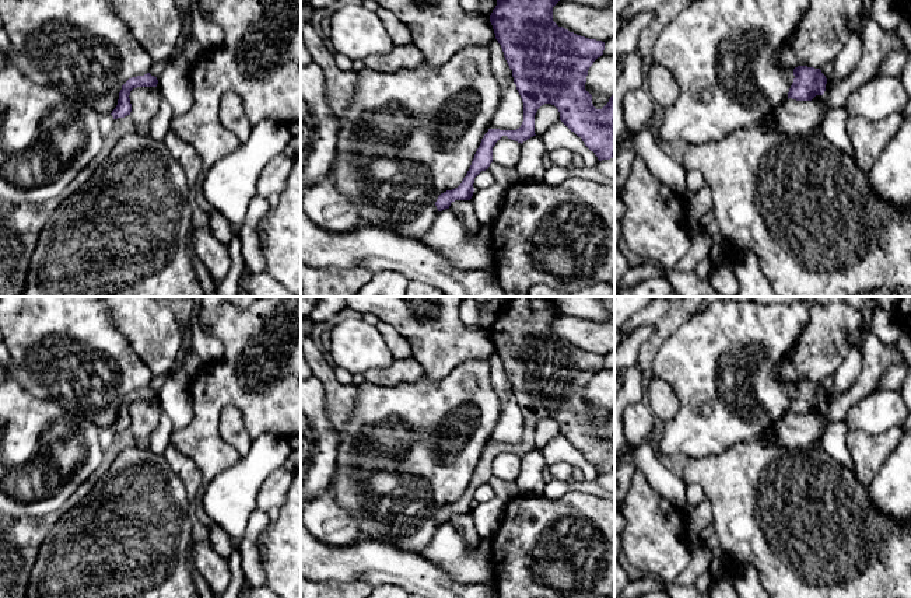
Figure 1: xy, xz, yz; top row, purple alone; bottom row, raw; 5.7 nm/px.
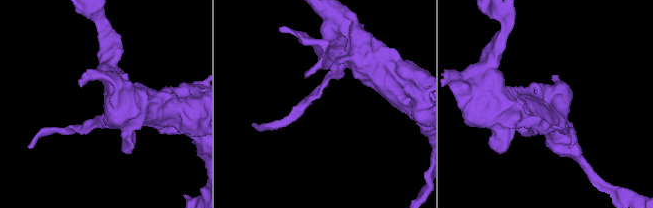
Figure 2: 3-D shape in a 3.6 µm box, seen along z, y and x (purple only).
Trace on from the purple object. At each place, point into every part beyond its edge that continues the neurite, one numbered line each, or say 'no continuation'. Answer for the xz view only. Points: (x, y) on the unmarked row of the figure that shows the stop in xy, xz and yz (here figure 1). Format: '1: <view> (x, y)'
no continuation

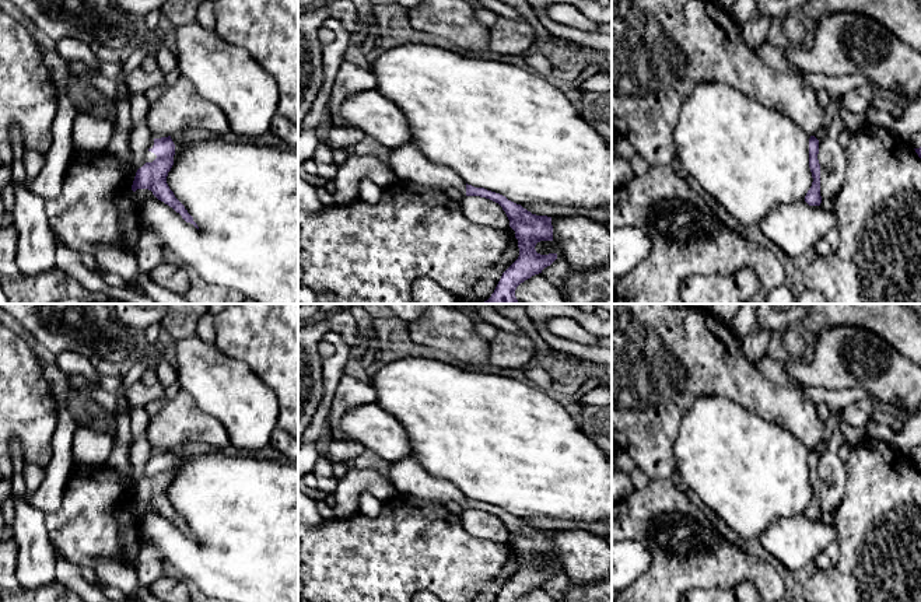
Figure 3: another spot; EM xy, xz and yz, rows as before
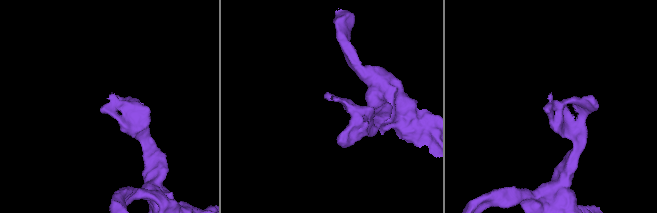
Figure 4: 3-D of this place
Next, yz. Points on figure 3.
no continuation

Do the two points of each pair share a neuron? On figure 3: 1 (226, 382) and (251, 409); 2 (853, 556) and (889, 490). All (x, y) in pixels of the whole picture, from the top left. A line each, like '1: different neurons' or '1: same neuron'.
1: same neuron
2: same neuron

